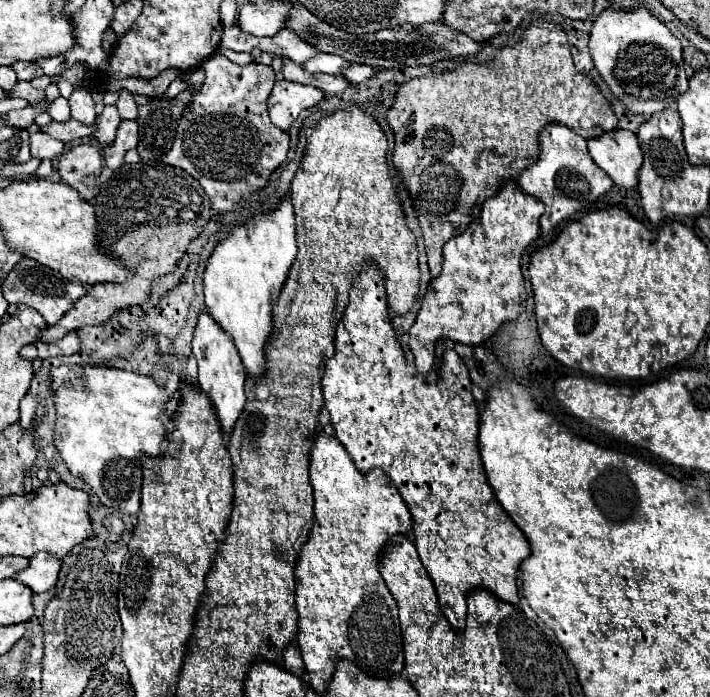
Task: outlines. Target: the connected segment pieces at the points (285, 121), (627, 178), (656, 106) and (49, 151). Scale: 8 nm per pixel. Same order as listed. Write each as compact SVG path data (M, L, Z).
M289 80L275 82L271 96L267 100L269 118L275 126L289 130L289 126L297 120L299 112L305 108L313 108L325 100L325 92L305 84L293 84Z
M611 130L589 140L593 162L609 174L621 188L637 188L637 172L643 164L643 154L637 136L629 130Z
M643 6L633 12L611 8L603 10L593 22L589 50L595 68L607 82L613 96L617 96L633 114L651 116L671 108L689 88L679 40Z
M37 132L37 134L31 134L31 156L33 158L39 158L39 160L55 160L59 158L63 152L65 152L65 142L45 134L45 132Z

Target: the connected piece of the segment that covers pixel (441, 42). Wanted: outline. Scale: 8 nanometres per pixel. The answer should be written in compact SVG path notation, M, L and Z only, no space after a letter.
M297 6L291 18L287 20L287 28L295 30L305 42L313 44L321 52L339 54L355 64L367 64L373 68L405 68L405 66L431 66L441 60L453 60L453 58L473 58L483 50L481 42L471 40L469 36L463 36L463 32L457 32L455 28L449 28L445 22L441 24L423 24L423 26L407 26L399 30L379 30L375 34L355 36L343 30L333 28L331 24L319 20L315 14L311 14L305 6Z

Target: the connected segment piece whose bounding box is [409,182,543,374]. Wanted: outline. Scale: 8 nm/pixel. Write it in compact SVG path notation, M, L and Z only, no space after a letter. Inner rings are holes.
M515 182L503 184L497 196L485 200L479 224L469 224L469 228L461 234L451 238L443 246L443 272L439 278L431 280L429 290L423 298L421 310L417 314L415 324L411 326L409 346L415 356L415 366L421 374L429 374L435 364L435 344L441 338L451 338L455 342L467 346L479 346L489 340L503 322L515 320L523 312L523 296L525 296L525 282L521 274L521 256L531 242L539 238L539 216L543 214L543 204L533 196L527 196L519 190Z

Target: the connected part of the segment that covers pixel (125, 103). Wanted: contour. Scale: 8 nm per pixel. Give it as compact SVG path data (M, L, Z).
M129 90L119 92L119 100L115 106L119 108L121 118L137 118L137 102Z

